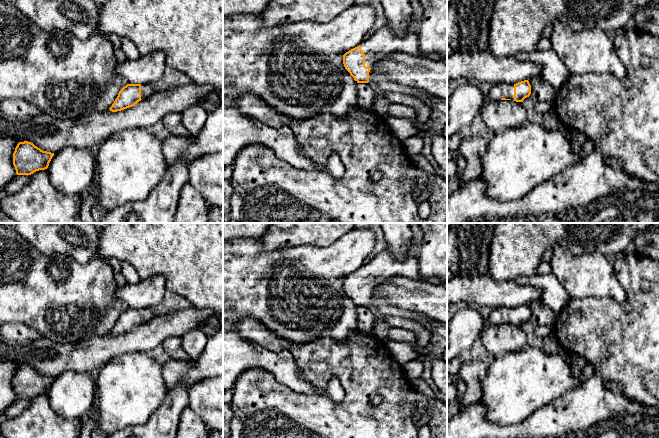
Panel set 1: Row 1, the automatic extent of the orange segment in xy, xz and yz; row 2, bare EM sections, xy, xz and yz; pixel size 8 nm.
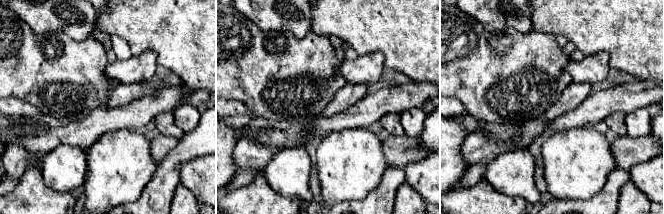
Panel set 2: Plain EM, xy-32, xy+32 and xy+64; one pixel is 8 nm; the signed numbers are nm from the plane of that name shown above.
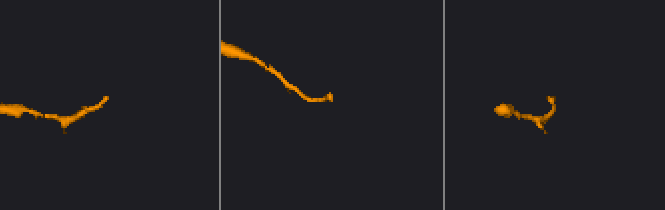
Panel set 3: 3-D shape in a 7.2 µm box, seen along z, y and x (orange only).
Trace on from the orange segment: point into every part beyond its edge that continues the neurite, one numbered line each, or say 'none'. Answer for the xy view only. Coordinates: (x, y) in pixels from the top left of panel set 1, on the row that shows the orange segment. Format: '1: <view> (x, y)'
1: xy (147, 90)

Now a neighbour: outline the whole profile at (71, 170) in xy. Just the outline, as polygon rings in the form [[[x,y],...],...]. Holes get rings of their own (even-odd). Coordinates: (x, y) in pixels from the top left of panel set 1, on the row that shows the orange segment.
[[[68,146],[54,154],[46,170],[57,190],[84,198],[92,195],[90,189],[95,164],[90,149]]]

